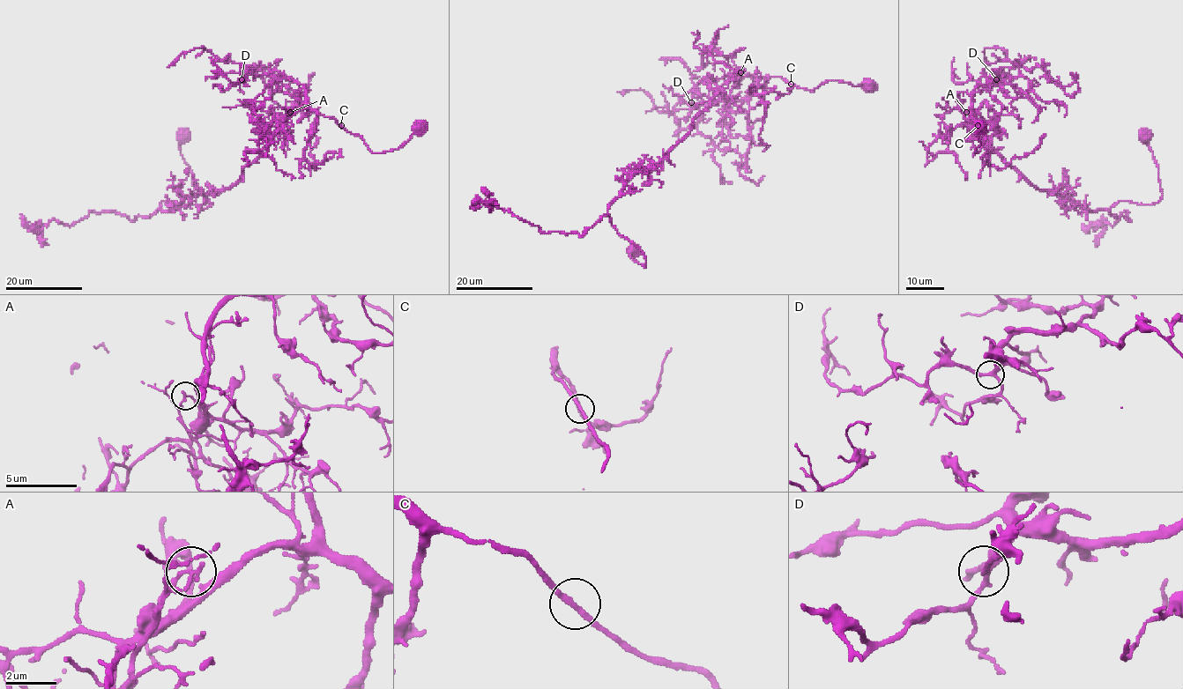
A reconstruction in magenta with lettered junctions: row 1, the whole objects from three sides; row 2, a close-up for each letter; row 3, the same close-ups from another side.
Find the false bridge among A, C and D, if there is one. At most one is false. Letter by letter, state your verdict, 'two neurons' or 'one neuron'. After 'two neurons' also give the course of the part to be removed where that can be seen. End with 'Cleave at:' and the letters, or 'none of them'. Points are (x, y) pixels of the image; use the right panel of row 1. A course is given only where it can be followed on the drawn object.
A: two neurons; foreign part runs (966, 111), (970, 127), (1030, 184), (1130, 219), (1127, 211), (1112, 226), (1097, 226), (1102, 214)
C: one neuron
D: one neuron
Cleave at: A

